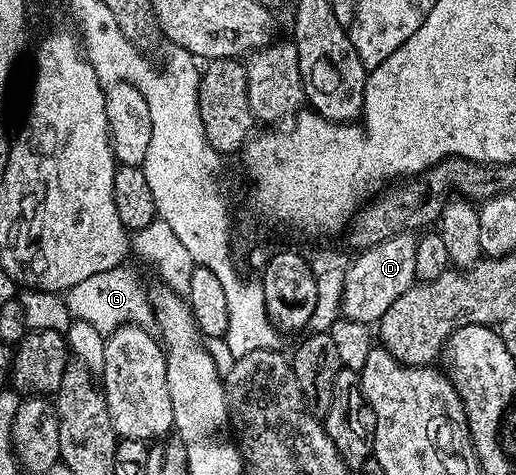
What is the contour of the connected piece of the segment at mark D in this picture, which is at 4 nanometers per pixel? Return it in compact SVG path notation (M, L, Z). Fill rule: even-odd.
M403 232L372 247L362 249L353 264L346 267L344 292L342 292L342 315L348 320L370 325L378 323L387 309L417 282L416 242L414 233Z

